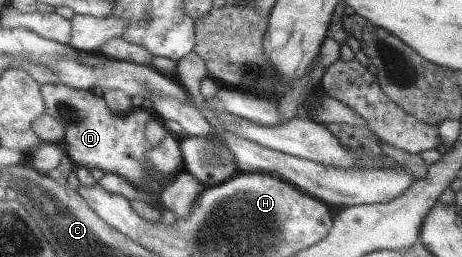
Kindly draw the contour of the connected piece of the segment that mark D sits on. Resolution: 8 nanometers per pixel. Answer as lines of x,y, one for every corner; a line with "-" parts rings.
43,83
43,98
47,102
48,113
67,125
67,156
75,164
89,168
99,168
103,172
118,174
124,181
141,189
157,177
151,168
153,145
145,138
147,122
155,114
150,109
136,109
127,114
115,114
104,96
96,96
92,90
71,88
67,84

